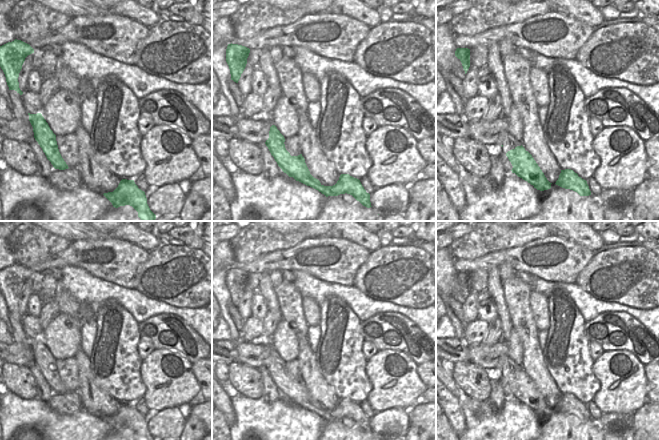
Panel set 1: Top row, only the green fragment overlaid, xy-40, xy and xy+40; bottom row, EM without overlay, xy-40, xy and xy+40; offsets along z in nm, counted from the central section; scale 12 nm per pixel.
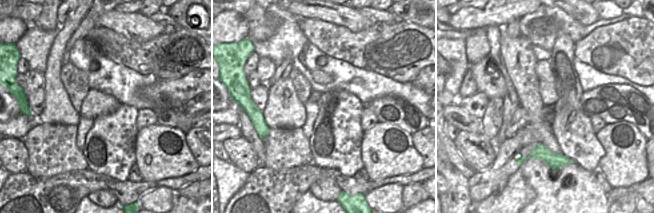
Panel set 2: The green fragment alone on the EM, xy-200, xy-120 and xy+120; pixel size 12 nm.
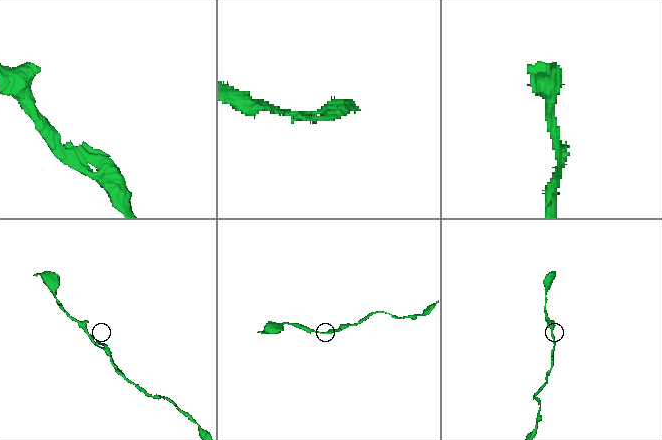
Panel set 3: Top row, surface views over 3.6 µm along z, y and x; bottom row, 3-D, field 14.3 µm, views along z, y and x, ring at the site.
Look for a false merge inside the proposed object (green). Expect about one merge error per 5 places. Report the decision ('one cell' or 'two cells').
one cell

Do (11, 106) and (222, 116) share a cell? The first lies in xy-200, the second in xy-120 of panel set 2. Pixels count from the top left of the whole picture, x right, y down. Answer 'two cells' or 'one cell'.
two cells

